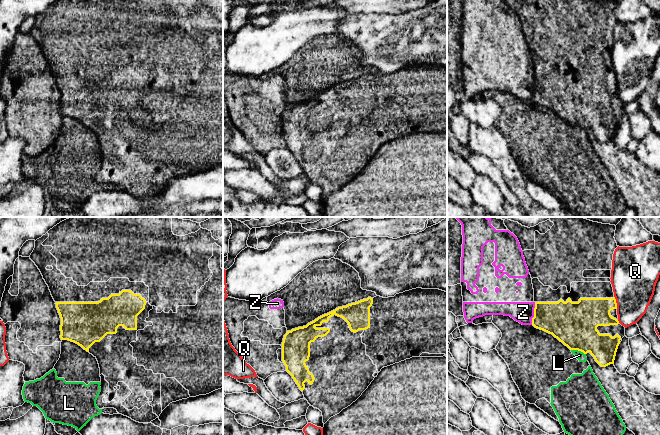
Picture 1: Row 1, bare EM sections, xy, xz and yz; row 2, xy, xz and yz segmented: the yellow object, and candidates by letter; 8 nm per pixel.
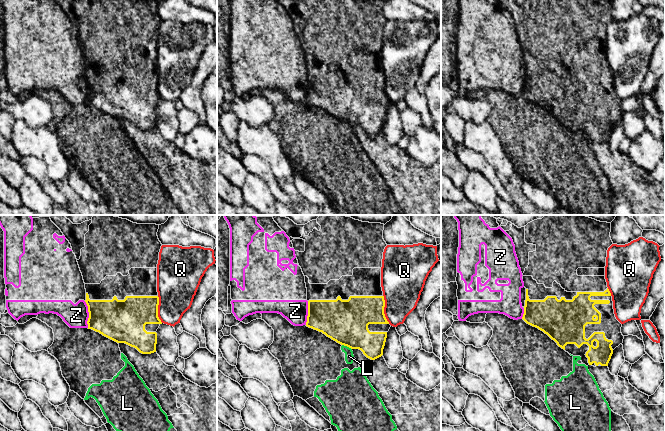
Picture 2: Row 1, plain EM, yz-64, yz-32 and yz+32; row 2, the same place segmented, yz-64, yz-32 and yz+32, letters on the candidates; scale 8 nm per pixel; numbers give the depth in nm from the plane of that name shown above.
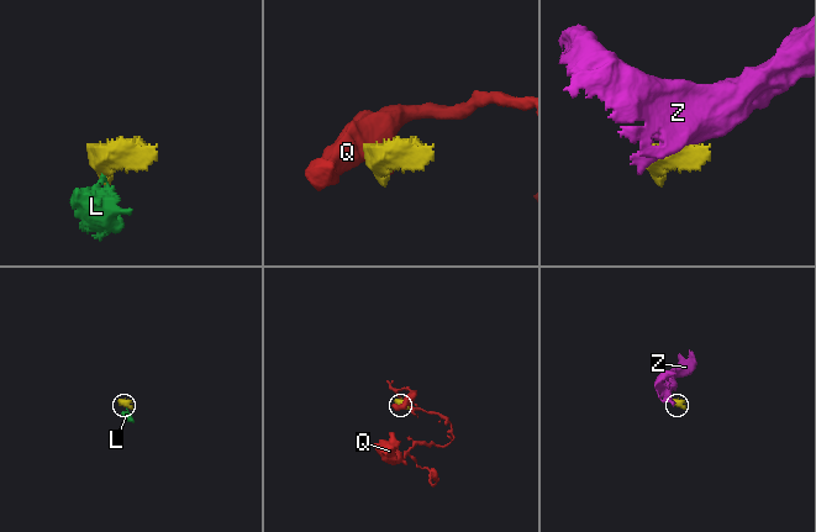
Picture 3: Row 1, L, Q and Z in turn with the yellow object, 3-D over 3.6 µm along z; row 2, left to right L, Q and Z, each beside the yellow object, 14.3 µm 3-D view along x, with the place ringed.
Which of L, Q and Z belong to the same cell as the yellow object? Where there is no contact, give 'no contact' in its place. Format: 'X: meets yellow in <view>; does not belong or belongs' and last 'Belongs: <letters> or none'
L: meets yellow in yz; does not belong
Q: meets yellow in yz; does not belong
Z: meets yellow in yz; does not belong
Belongs: none

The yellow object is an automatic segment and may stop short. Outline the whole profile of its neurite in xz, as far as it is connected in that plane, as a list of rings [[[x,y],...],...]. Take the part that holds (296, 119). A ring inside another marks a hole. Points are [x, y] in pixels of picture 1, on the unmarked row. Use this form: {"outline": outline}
{"outline": [[[416,64],[394,73],[360,76],[324,90],[306,102],[287,107],[282,137],[304,174],[322,188],[323,199],[355,178],[383,143],[412,133],[447,133],[447,68]]]}

